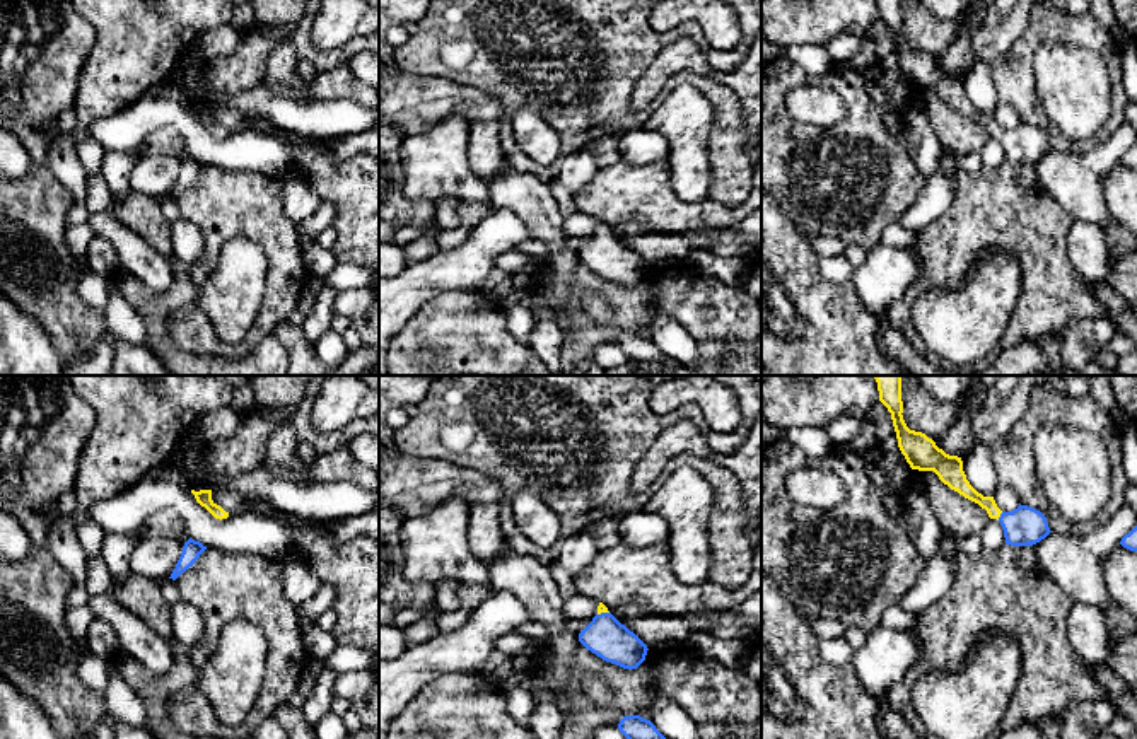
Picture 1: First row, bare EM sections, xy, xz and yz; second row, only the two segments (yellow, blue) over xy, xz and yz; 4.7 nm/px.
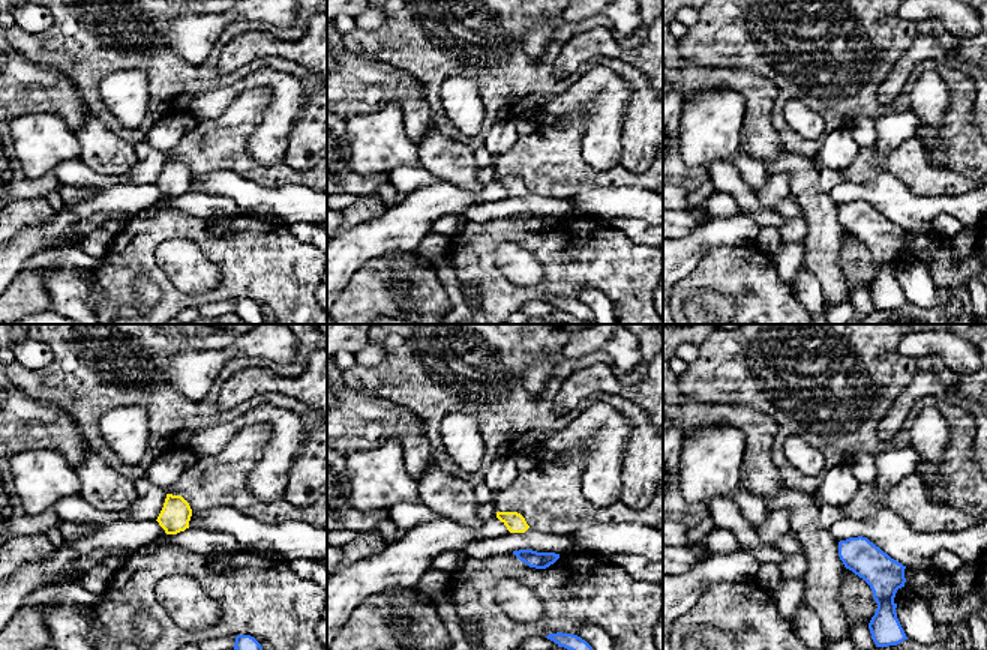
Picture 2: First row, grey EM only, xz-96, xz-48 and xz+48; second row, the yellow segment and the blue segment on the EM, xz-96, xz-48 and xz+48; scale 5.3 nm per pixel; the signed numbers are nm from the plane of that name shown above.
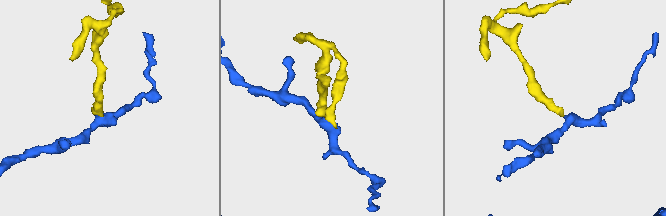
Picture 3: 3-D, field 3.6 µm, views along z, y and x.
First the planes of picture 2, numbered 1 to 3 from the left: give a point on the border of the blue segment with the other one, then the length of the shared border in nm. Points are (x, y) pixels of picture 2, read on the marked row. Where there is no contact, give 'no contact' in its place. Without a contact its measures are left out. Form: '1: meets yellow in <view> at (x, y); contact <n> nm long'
1: no contact
2: no contact
3: no contact

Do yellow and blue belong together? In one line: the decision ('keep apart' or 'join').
join

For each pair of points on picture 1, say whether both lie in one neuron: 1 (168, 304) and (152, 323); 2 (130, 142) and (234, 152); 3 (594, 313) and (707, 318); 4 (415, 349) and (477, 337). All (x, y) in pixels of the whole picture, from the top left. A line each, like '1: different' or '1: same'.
1: same
2: same
3: different
4: same

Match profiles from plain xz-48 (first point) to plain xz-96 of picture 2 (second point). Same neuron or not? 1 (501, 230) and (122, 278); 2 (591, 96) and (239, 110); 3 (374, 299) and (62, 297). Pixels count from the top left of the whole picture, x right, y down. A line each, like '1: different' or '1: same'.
1: same
2: different
3: different

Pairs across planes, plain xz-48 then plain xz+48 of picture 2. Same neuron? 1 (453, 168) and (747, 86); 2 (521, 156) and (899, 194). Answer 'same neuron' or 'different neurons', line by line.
1: different neurons
2: different neurons

